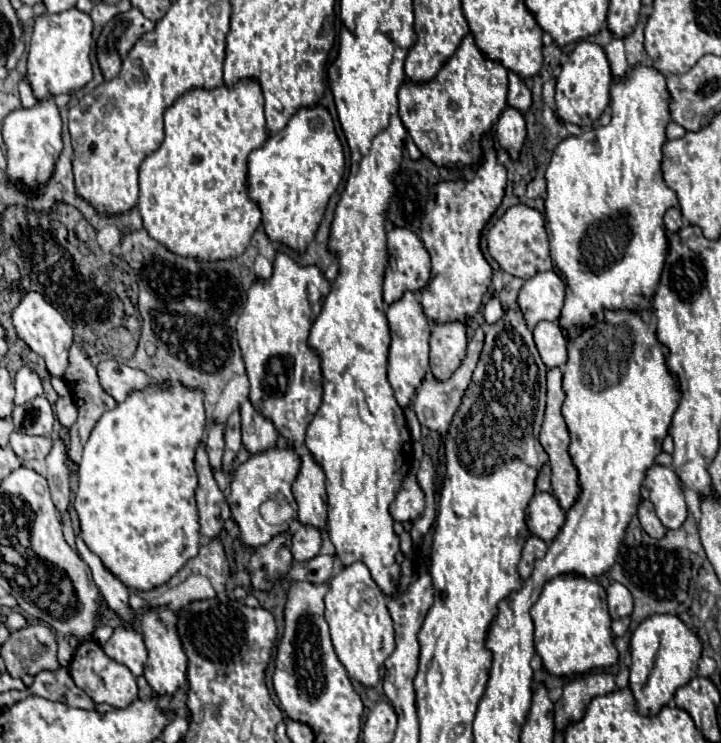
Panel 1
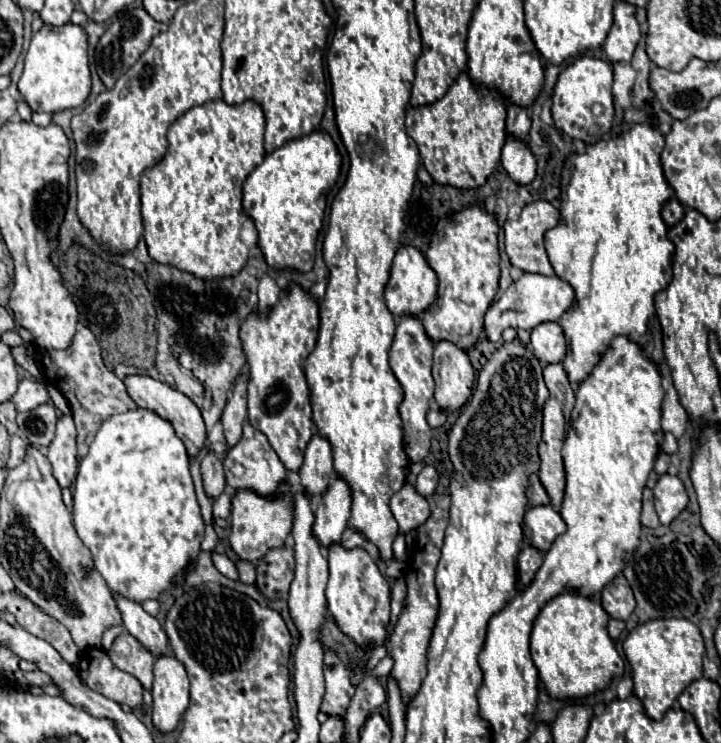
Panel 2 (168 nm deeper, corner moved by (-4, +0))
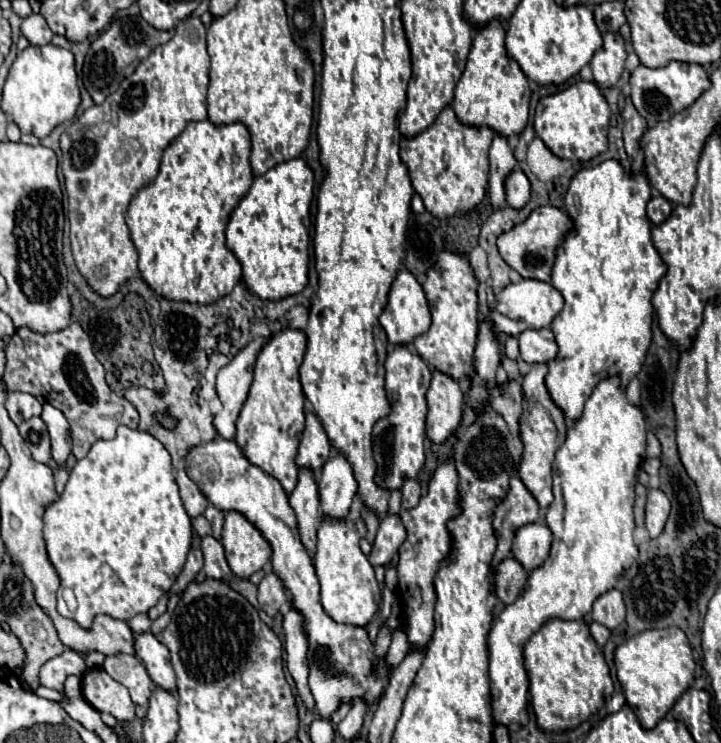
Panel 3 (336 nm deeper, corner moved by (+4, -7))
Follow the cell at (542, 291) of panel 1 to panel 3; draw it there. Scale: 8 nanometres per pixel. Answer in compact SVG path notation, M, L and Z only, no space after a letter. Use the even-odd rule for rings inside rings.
M523 279L521 283L511 283L509 287L505 287L505 291L501 291L501 295L497 295L497 309L491 313L489 319L493 321L493 329L497 333L517 337L521 331L527 329L549 327L555 315L561 311L561 307L563 307L563 295L551 283L539 279Z

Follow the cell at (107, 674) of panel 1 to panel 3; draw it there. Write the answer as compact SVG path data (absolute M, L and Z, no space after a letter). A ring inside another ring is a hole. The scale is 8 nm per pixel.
M89 669L83 675L83 697L97 711L109 713L117 721L135 719L135 703L131 701L129 691L103 669Z

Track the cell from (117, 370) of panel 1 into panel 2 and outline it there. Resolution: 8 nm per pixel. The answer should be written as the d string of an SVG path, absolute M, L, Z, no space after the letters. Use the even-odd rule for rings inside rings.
M131 374L131 376L125 376L123 378L123 384L127 388L127 394L131 396L131 400L139 406L139 408L153 408L159 416L163 416L165 420L169 420L177 432L177 436L183 440L185 448L187 448L187 454L191 458L195 458L201 448L205 446L207 442L207 432L205 432L205 424L203 424L203 418L201 418L201 412L199 408L181 392L177 392L175 388L171 388L169 384L163 384L151 376L145 376L145 374Z

